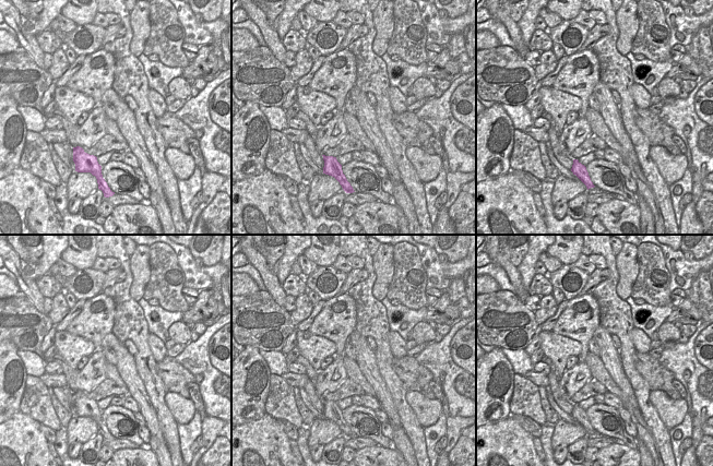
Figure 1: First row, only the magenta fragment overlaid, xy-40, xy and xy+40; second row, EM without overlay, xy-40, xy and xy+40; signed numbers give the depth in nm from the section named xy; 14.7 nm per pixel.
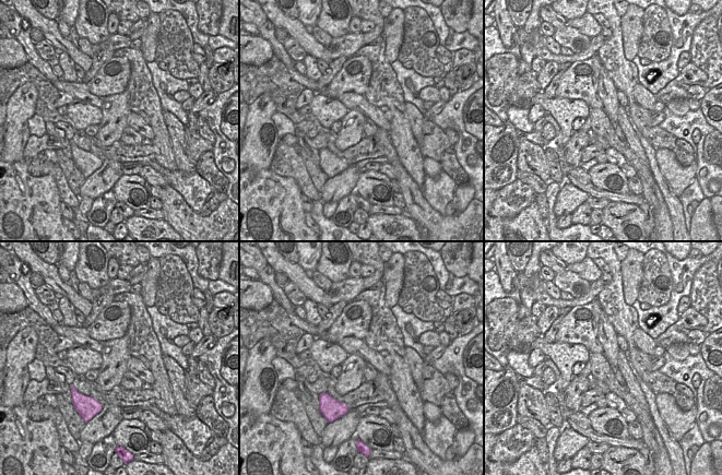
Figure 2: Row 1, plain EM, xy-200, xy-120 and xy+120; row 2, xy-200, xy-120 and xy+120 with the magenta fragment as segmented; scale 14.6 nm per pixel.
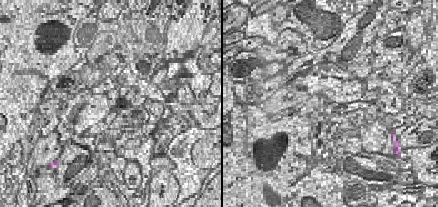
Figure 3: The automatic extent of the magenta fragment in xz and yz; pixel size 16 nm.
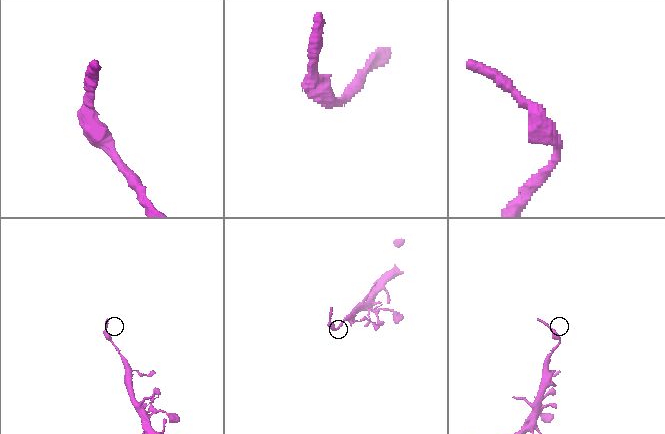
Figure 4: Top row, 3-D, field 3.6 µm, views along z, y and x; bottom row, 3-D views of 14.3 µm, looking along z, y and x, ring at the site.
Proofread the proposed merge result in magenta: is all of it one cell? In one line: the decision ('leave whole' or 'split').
leave whole

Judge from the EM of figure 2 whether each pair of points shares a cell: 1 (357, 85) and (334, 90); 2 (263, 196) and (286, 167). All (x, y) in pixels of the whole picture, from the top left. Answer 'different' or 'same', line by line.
1: same
2: different

